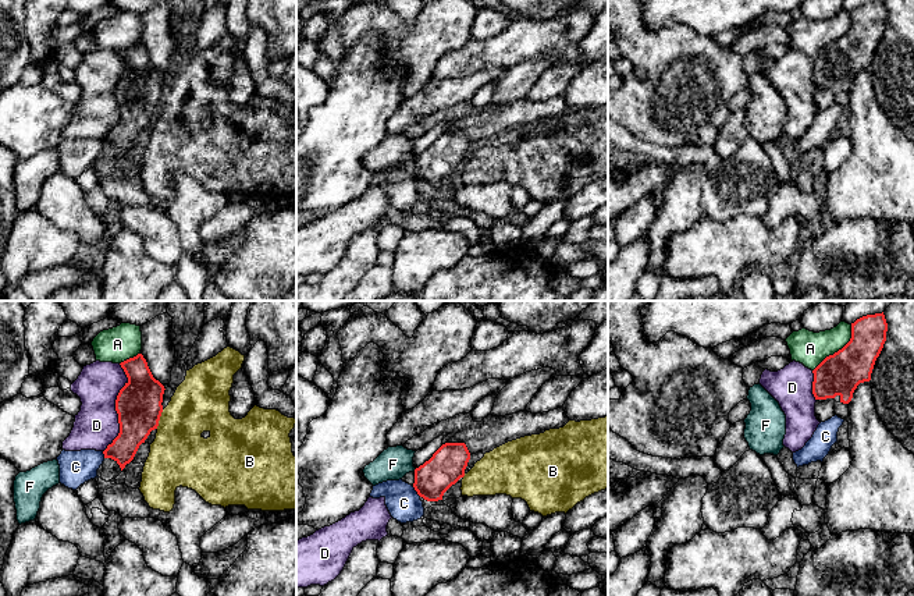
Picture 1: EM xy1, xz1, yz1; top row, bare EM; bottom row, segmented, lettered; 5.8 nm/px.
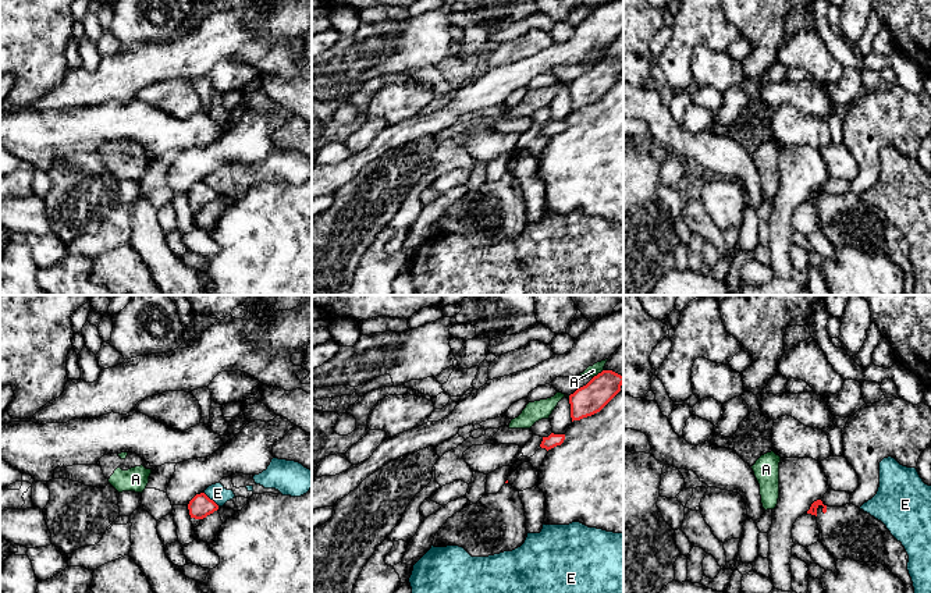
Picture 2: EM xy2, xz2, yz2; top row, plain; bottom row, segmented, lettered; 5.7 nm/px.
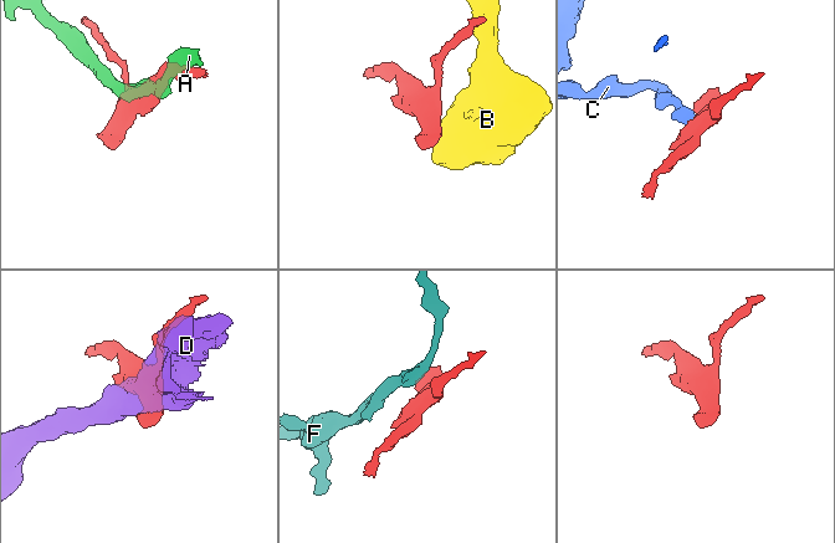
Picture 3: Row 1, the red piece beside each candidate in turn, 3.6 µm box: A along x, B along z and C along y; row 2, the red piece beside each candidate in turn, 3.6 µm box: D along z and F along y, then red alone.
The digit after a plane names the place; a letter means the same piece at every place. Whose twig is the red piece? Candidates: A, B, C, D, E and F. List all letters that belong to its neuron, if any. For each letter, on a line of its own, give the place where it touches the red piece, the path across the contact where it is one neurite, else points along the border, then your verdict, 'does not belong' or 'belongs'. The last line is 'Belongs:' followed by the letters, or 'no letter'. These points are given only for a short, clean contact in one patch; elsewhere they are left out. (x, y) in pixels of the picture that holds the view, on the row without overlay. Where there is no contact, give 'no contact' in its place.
A: contact yz1 (839, 38); does not belong
B: contact xy1 (159, 107); does not belong
C: contact xz1 (416, 178); border xz1 (412, 174), (420, 184); does not belong
D: contact xy1 (116, 96); does not belong
E: contact xy2 (212, 188); border xy2 (203, 181), (219, 194); does not belong
F: contact xz1 (415, 158); border xz1 (416, 156), (413, 159); does not belong
Belongs: no letter

